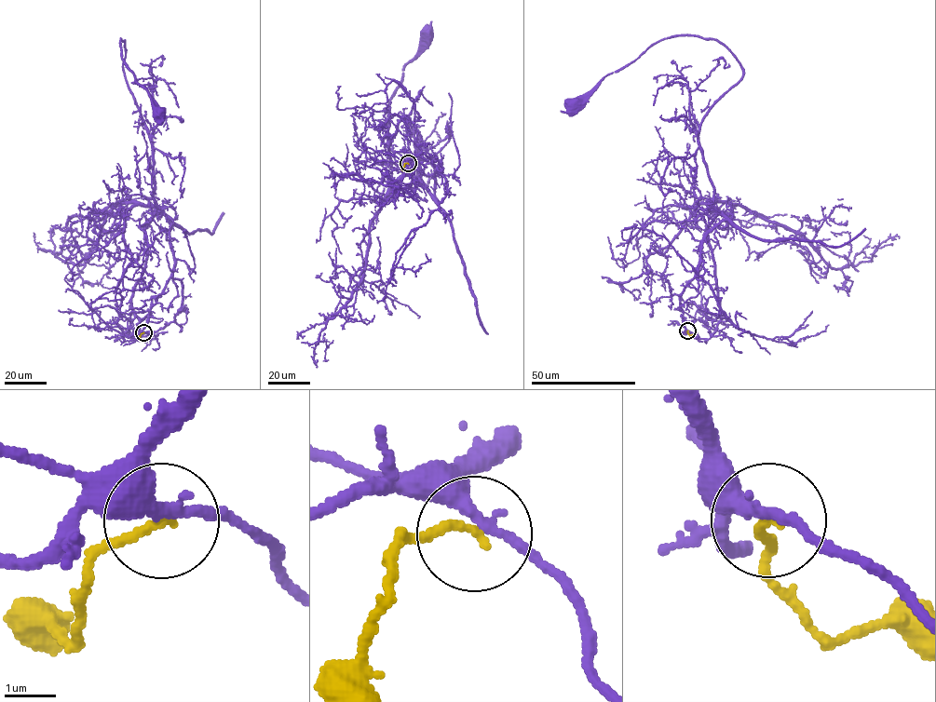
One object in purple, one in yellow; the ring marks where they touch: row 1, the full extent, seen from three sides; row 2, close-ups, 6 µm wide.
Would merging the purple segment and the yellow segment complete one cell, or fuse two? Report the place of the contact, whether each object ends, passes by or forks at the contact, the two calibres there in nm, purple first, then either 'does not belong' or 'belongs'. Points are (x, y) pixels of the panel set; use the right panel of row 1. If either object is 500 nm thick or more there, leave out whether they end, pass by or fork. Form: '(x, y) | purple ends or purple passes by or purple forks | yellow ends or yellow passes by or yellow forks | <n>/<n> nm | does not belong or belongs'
(687, 330) | purple passes by | yellow ends | 240/190 nm | belongs

